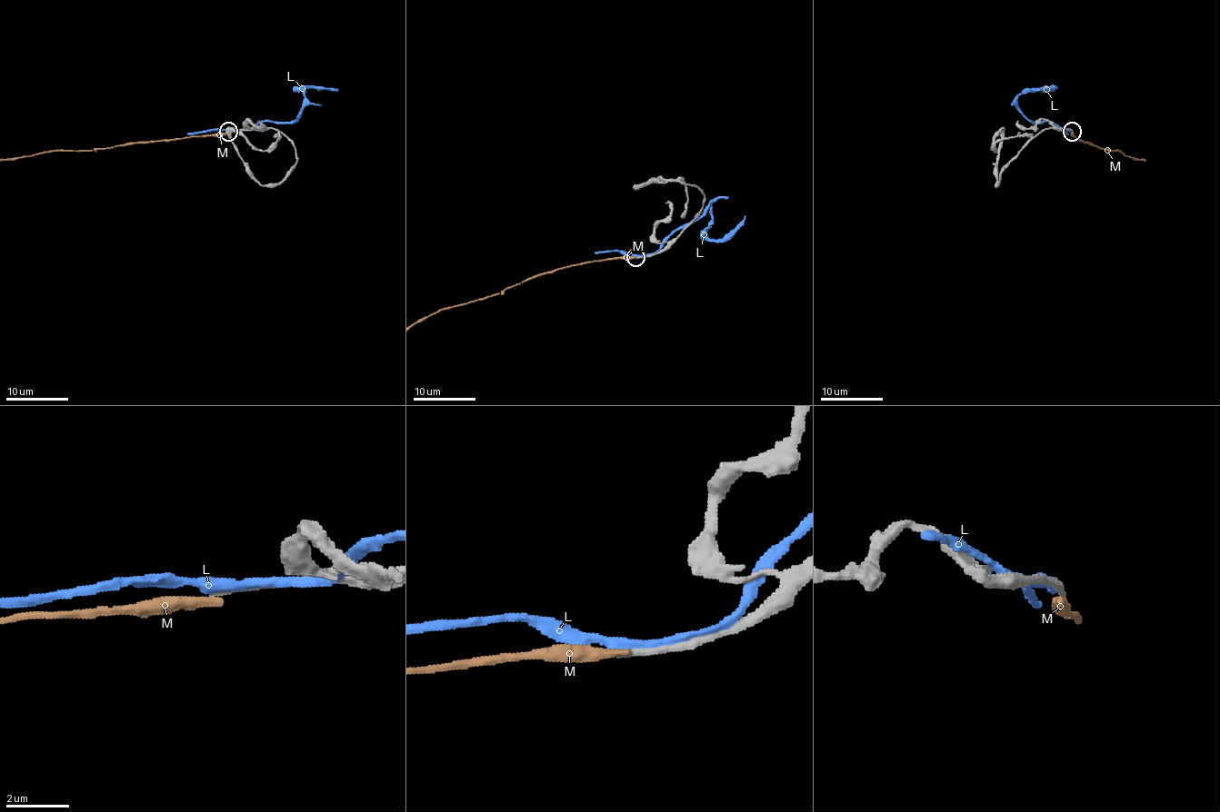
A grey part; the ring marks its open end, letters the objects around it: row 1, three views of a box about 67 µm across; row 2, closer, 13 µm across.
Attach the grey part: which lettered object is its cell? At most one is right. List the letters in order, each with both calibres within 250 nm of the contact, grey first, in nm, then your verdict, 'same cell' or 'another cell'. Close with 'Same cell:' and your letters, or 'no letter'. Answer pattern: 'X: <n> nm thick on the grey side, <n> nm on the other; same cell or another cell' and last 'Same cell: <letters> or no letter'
L: 240 nm thick on the grey side, 260 nm on the other; another cell
M: 240 nm thick on the grey side, 280 nm on the other; another cell
Same cell: no letter

